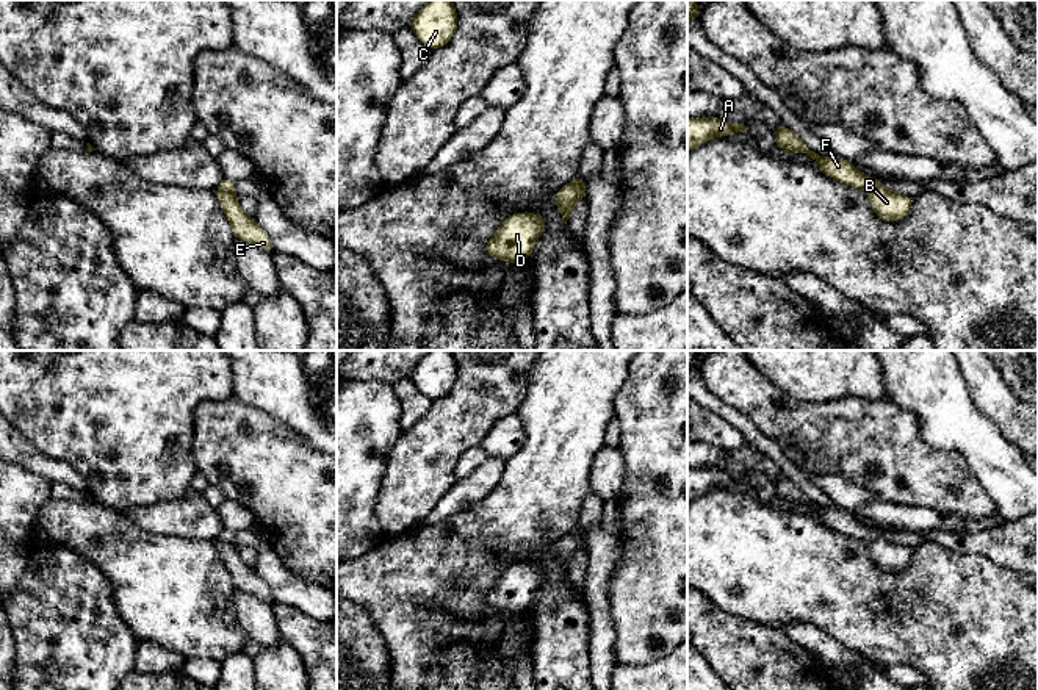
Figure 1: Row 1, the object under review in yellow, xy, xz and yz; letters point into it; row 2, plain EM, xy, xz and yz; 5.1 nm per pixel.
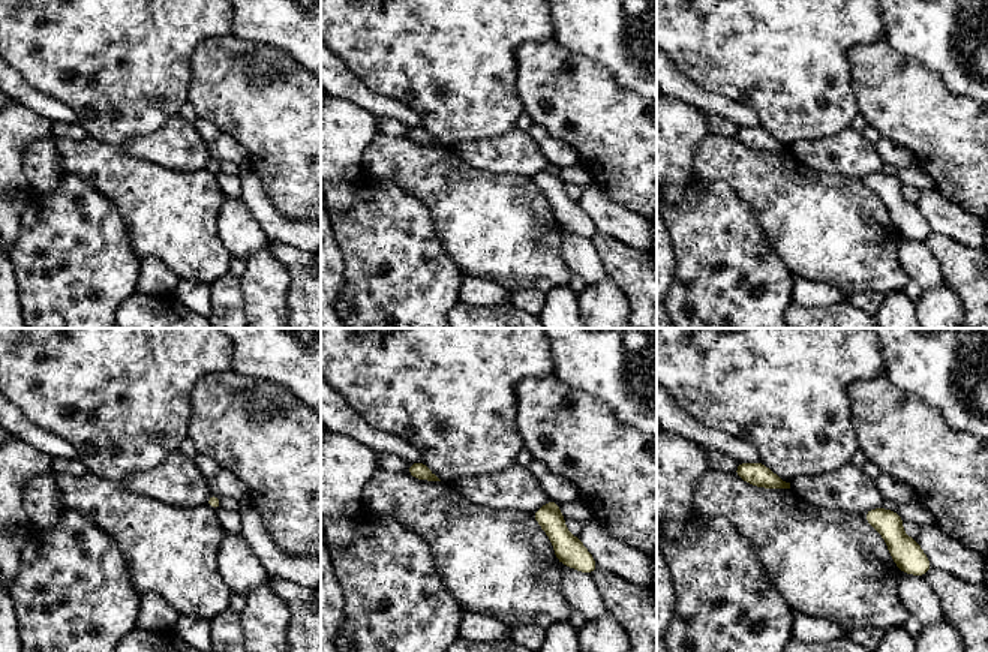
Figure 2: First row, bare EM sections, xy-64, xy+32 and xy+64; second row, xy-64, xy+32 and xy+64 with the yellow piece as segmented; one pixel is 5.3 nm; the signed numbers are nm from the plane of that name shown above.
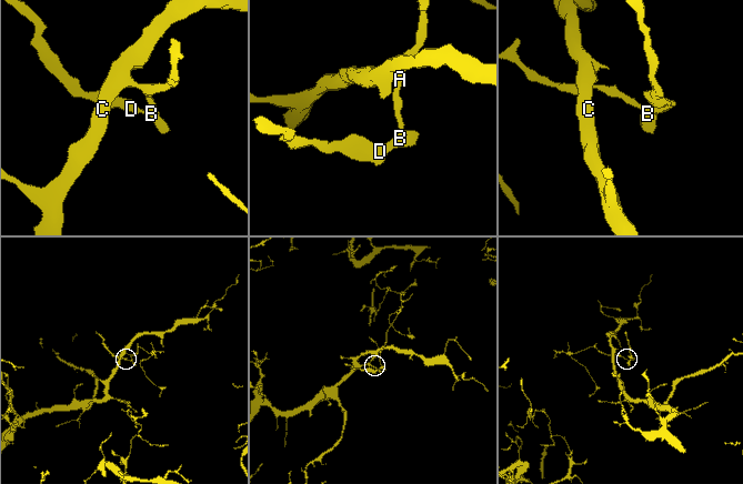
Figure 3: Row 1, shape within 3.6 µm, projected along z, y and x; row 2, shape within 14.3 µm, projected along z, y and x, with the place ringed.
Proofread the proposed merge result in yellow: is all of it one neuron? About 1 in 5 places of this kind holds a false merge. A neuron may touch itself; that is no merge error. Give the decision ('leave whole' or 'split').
split

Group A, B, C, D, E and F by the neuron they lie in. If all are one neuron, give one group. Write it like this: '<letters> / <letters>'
A C F / B D E

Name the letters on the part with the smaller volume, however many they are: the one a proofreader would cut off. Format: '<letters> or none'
B, D, E

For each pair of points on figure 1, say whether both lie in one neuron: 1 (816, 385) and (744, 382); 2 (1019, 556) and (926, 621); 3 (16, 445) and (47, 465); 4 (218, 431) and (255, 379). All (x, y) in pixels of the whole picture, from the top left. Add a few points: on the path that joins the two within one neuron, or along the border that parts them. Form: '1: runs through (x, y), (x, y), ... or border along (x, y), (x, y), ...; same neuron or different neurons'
1: border along (755, 366), (794, 398), (808, 401); different neurons
2: border along (971, 553), (979, 553), (998, 564), (1021, 571); different neurons
3: runs through (24, 452), (39, 463); same neuron
4: border along (234, 396), (265, 410), (273, 418); different neurons

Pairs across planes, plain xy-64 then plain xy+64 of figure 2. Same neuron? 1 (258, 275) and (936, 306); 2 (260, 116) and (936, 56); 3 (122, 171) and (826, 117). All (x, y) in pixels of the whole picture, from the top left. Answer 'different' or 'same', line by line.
1: same
2: different
3: different

